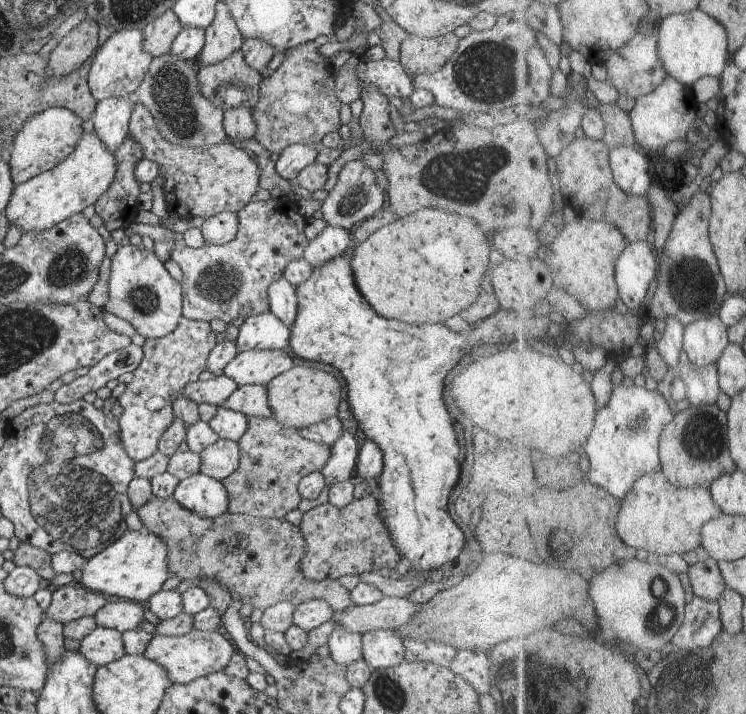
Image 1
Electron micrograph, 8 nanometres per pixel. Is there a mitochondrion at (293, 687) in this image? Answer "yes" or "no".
no

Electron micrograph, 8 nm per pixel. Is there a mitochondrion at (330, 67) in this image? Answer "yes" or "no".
no

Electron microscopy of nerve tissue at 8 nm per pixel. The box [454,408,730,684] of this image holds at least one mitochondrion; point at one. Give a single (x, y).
(704, 436)

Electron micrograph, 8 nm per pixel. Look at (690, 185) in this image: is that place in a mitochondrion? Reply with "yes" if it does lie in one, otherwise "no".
no

